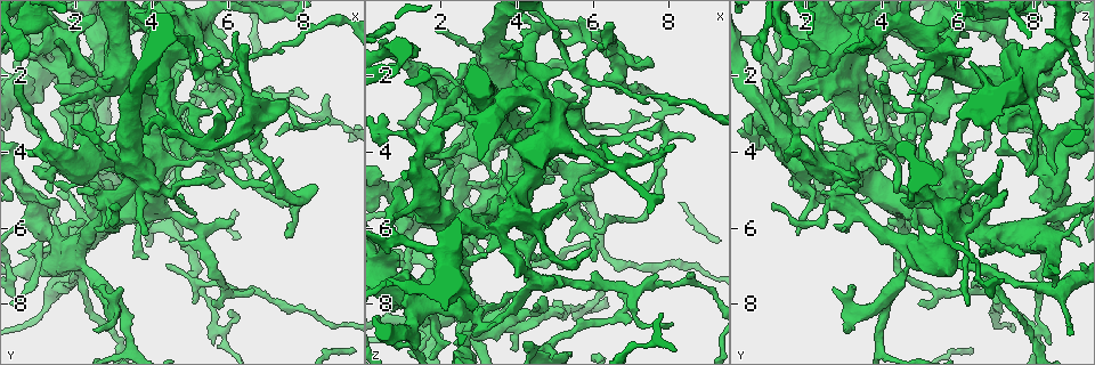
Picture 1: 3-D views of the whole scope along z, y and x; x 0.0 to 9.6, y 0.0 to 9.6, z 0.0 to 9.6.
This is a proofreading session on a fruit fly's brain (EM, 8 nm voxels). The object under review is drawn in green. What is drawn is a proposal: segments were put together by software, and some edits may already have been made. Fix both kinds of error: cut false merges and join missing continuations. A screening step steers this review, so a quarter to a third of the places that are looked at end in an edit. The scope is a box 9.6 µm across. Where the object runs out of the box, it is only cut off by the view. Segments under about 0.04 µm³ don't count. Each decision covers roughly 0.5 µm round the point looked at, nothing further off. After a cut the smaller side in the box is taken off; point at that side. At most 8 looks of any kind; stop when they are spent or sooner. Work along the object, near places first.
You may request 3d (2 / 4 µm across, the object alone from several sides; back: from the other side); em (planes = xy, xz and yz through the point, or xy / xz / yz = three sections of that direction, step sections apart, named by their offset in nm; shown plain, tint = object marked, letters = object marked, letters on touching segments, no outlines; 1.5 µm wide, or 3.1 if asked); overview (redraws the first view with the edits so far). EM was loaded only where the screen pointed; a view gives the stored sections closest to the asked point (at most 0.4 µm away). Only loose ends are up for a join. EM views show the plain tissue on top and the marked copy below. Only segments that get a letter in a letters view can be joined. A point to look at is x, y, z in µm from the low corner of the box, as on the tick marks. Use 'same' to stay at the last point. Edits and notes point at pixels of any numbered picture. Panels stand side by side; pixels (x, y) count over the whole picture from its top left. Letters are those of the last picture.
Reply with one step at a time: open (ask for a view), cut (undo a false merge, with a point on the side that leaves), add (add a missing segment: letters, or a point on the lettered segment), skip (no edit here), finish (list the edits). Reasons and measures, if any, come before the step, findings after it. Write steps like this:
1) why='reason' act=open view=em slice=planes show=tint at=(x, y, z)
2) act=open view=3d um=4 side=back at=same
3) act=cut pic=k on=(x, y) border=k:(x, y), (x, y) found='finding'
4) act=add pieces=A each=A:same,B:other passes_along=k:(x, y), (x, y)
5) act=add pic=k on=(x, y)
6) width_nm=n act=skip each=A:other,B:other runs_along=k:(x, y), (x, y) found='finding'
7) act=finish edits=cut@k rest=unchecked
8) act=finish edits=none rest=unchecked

why='an open end' act=open view=em slice=xz step=8 show=letters at=(0.95, 4.40, 3.20)

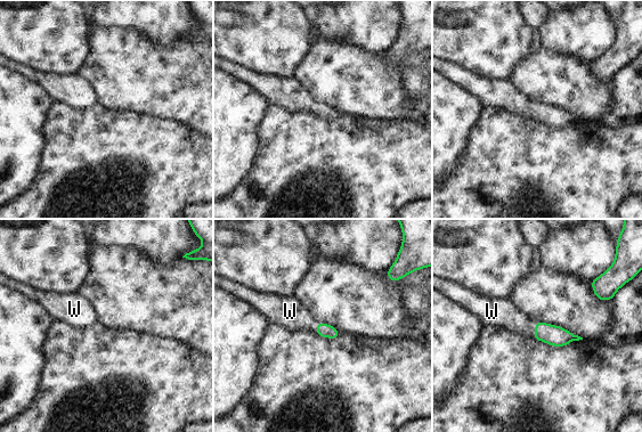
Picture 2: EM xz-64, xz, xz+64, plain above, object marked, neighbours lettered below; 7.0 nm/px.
longest_contact=W:110nm act=add pieces=W each=W:same passes_along=2:(554, 335), (535, 329), (504, 312) found='it goes on there'

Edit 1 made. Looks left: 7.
why='tapers out' act=open view=3d um=4 at=(6.00, 3.75, 6.90)

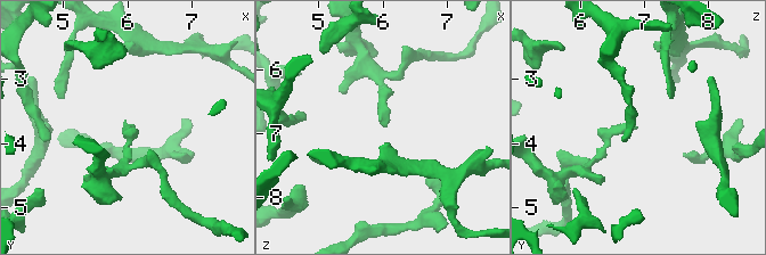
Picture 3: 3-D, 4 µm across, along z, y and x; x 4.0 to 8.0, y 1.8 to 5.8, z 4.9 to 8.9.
act=open view=em slice=planes show=letters at=(6.00, 3.75, 6.90)

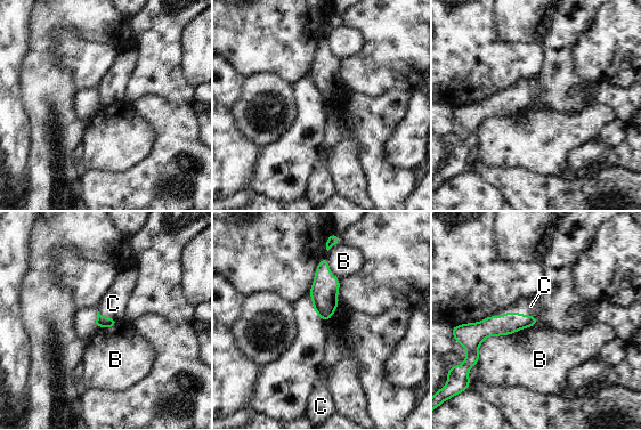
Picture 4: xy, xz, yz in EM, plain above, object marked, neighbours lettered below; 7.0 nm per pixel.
width_nm=80 act=add pieces=C each=B:other,C:same passes_along=4:(509, 323), (524, 314), (530, 306) found='the neuron continues'

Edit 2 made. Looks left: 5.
why='tapers out' act=open view=em slice=planes show=letters at=(7.40, 4.20, 4.05)

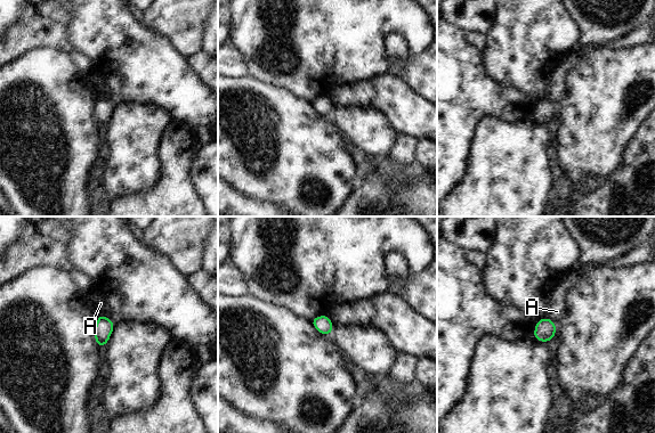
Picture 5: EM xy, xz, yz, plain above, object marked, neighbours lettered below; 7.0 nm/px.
act=skip each=A:other border=5:(100, 313), (108, 318) found='none of them fits'

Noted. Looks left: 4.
act=finish edits=add@2,add@4 rest=unchecked

